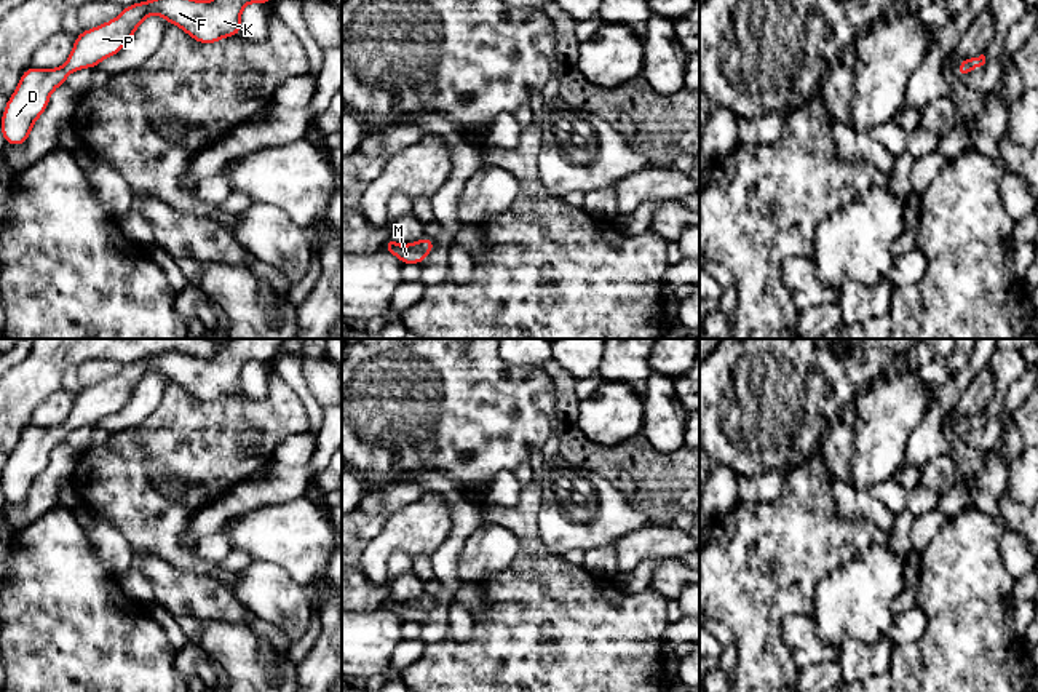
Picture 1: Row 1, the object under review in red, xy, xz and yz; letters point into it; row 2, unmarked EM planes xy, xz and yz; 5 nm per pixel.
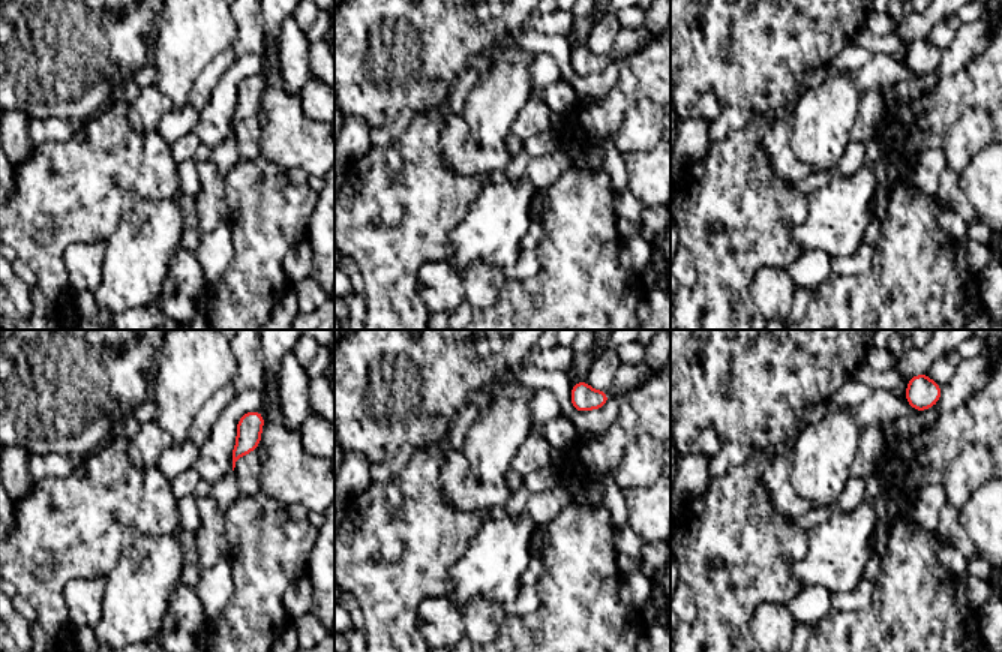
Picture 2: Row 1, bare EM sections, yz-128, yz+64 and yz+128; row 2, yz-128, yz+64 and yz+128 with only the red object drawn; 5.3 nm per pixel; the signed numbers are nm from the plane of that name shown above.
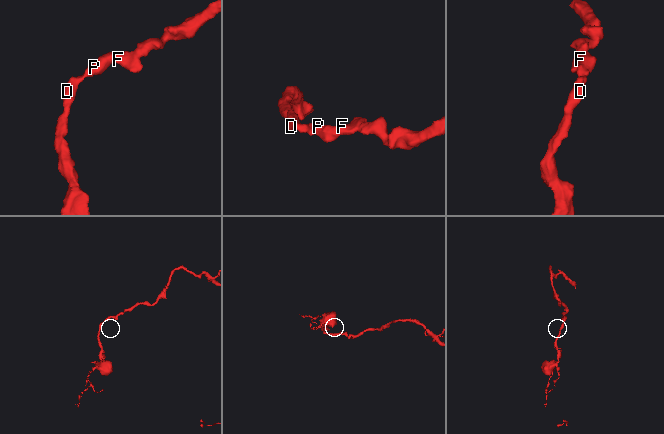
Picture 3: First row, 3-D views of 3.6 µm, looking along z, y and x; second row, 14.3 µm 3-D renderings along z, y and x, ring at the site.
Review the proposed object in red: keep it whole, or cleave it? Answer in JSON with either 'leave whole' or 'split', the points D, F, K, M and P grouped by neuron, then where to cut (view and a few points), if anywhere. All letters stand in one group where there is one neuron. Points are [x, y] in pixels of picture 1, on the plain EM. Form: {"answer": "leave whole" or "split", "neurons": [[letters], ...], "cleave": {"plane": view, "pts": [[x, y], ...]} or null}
{"answer": "leave whole", "neurons": [["D", "F", "K", "M", "P"]], "cleave": null}

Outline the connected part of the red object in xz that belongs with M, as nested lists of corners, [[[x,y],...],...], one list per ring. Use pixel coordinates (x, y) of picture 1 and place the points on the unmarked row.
[[[391,595],[385,598],[385,609],[394,612],[402,622],[422,622],[425,614],[436,606],[433,596],[399,604]]]

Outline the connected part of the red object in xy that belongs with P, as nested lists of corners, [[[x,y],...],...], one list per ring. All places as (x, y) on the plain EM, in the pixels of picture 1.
[[[232,339],[227,345],[219,347],[211,360],[169,352],[125,364],[118,376],[83,388],[62,425],[48,428],[29,425],[21,433],[0,481],[5,500],[10,503],[24,502],[35,478],[46,468],[50,452],[65,441],[69,432],[85,425],[94,427],[102,417],[117,412],[149,372],[163,374],[198,401],[217,401],[220,396],[241,392],[240,374],[248,361],[270,361],[284,340]]]

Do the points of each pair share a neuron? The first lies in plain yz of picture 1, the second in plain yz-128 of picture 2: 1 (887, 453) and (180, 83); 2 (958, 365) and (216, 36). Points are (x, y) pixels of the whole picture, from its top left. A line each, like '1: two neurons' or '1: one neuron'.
1: one neuron
2: two neurons

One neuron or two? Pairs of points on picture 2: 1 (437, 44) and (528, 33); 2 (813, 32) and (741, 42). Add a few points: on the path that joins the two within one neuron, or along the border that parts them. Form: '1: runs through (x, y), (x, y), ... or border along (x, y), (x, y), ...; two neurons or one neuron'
1: border along (527, 23), (515, 35); two neurons
2: runs through (795, 32), (774, 32), (770, 36), (759, 36); one neuron

